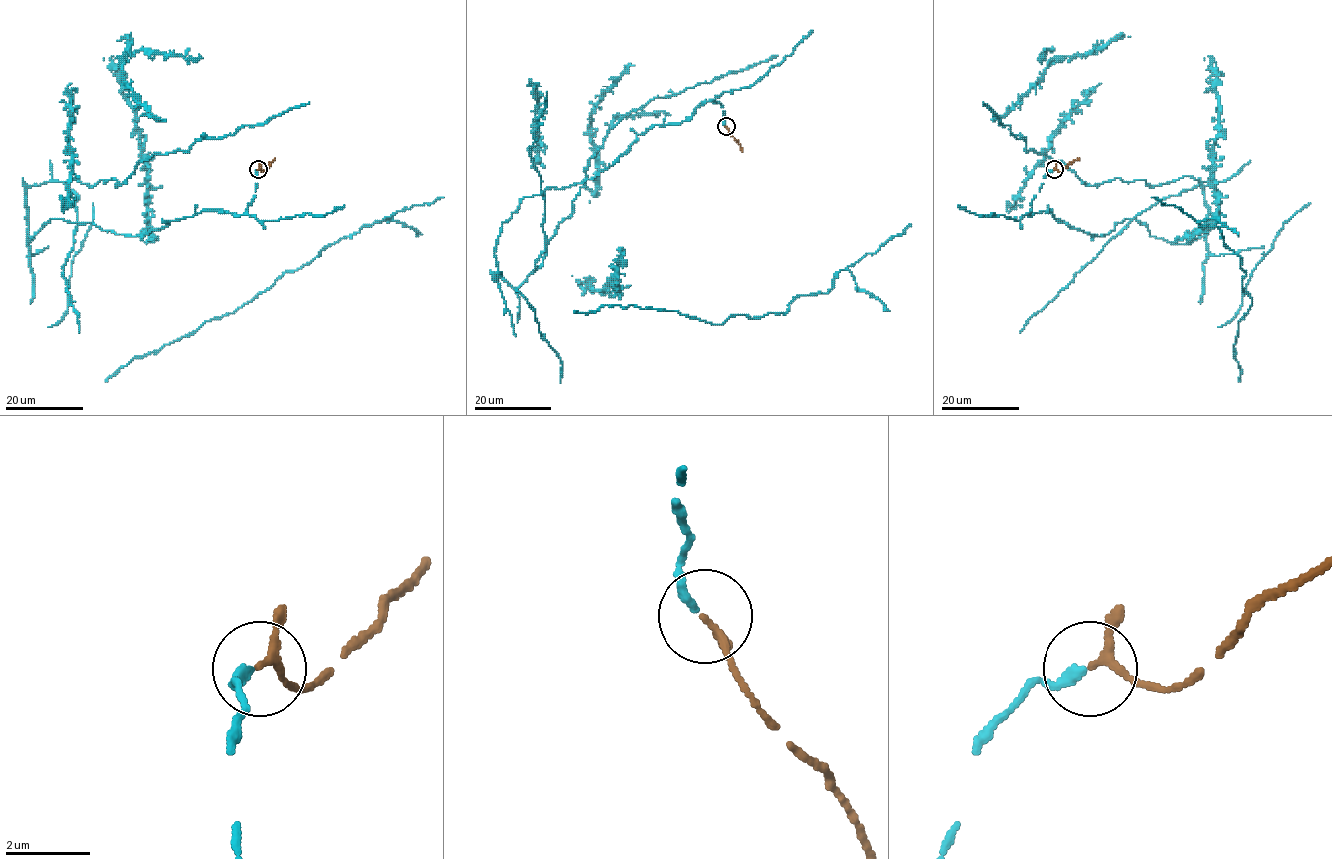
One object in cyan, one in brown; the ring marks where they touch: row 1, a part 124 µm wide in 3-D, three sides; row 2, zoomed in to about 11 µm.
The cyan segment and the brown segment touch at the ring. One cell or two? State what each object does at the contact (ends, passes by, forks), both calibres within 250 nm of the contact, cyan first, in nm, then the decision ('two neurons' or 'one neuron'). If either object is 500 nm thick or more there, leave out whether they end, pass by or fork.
cyan ends there; brown passes by; 240 nm thick on the cyan side, 170 nm on the other; one neuron

